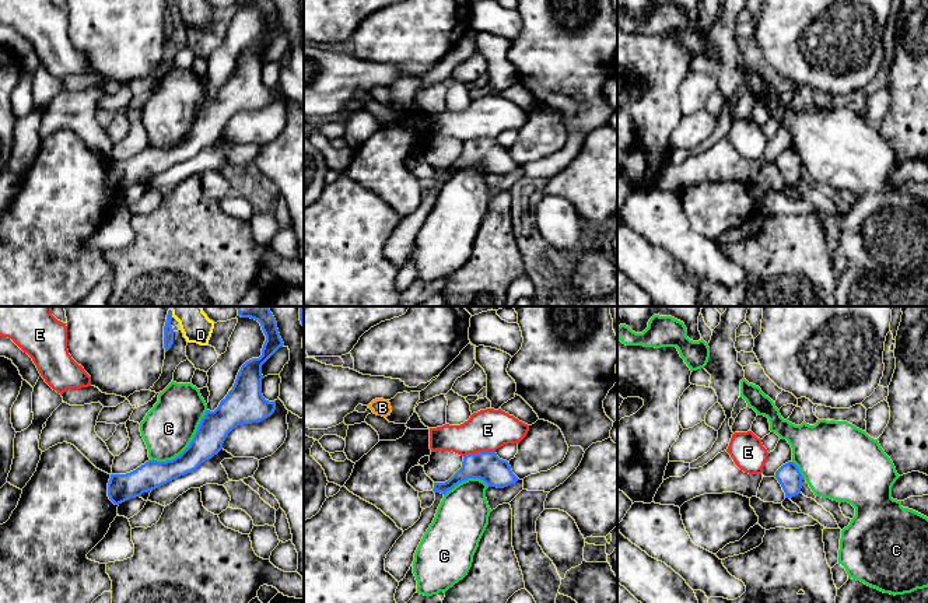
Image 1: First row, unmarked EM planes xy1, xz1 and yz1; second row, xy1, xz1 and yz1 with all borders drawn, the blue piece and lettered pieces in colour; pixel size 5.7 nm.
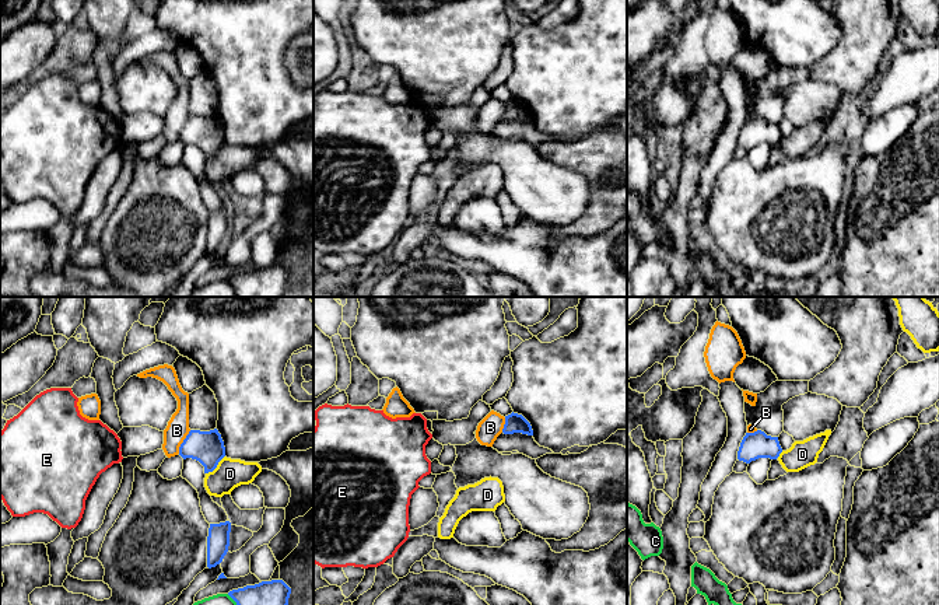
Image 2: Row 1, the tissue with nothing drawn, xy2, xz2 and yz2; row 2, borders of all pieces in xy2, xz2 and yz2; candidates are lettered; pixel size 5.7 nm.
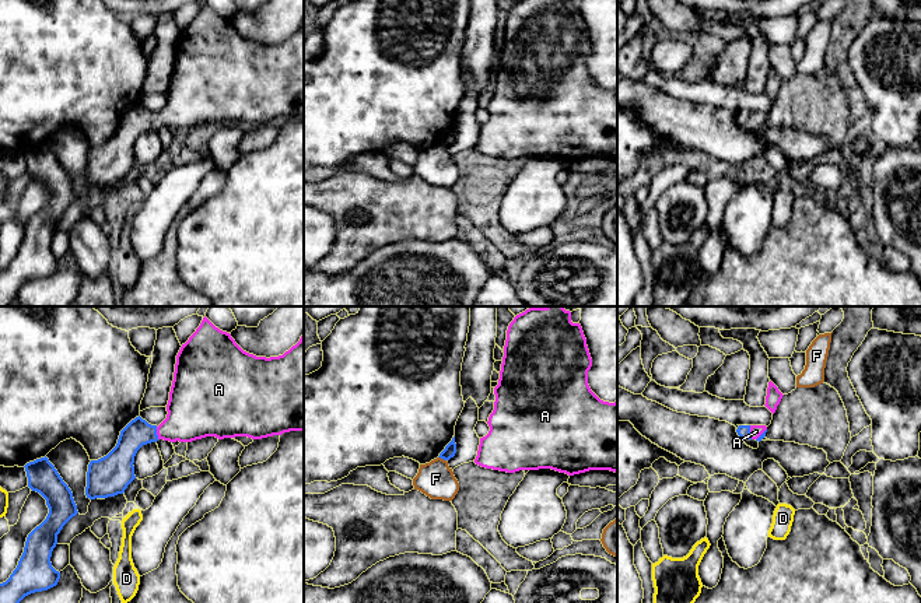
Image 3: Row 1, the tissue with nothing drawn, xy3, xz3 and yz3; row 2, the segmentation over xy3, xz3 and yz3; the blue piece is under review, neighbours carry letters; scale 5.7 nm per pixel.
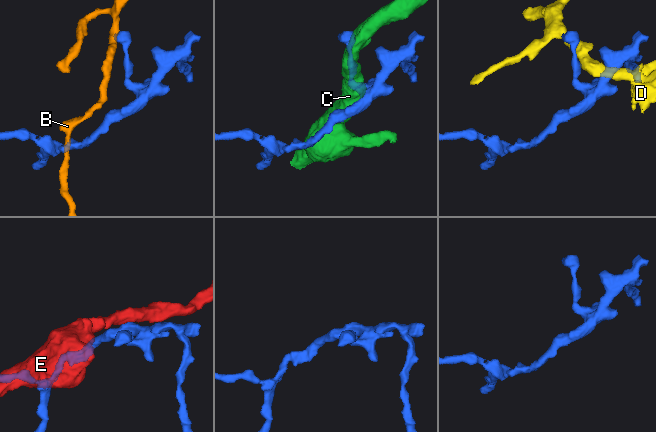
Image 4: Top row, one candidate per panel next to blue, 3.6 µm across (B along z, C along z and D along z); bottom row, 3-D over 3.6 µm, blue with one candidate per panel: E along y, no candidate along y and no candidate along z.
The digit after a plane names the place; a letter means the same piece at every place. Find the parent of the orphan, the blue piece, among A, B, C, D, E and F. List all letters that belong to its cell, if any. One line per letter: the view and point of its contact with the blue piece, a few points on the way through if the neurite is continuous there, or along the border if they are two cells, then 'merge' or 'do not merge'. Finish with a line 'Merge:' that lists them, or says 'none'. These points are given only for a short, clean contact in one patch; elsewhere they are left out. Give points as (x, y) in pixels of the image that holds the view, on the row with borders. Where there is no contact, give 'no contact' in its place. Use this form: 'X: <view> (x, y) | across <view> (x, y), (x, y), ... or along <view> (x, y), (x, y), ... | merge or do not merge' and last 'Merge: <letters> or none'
A: yz3 (749, 433) | across yz3 (743, 431), (749, 433), (756, 431) | merge
B: xy2 (184, 441) | along xy2 (191, 430), (178, 453) | do not merge
C: xy1 (188, 447) | do not merge
D: xy2 (216, 467) | along xy2 (224, 455), (206, 474) | do not merge
E: xz1 (479, 452) | along xz1 (494, 451), (469, 452), (464, 456) | do not merge
F: xz3 (443, 458) | do not merge
Merge: A

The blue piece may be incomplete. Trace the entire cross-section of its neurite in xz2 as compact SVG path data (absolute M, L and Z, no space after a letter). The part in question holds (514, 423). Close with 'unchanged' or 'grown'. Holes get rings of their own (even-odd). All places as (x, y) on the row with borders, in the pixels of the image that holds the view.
M514 412L505 416L505 424L502 433L504 434L522 433L522 434L533 436L530 423L522 415Z; unchanged

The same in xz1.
M479 452L463 456L462 467L445 483L434 483L434 492L447 494L467 478L480 478L488 487L504 488L515 484L519 478L512 473L507 460L495 452Z; unchanged

